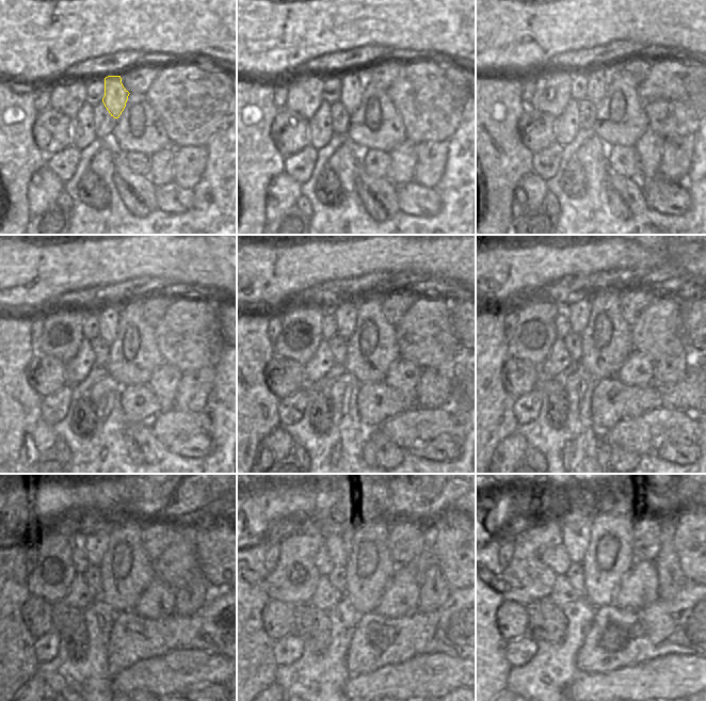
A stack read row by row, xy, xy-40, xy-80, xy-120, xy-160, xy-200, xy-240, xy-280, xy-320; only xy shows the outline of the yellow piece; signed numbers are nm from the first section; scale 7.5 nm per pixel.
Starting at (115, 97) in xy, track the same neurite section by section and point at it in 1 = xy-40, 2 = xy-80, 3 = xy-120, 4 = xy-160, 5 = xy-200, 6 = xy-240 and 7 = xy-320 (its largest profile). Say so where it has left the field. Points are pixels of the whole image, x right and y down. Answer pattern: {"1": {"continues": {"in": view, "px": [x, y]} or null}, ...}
{"1": {"continues": {"in": "xy-40", "px": [352, 83]}}, "2": {"continues": {"in": "xy-80", "px": [591, 85]}}, "3": {"continues": {"in": "xy-120", "px": [108, 317]}}, "4": {"continues": {"in": "xy-160", "px": [345, 313]}}, "5": {"continues": {"in": "xy-200", "px": [578, 309]}}, "6": {"continues": {"in": "xy-240", "px": [94, 539]}}, "7": {"continues": {"in": "xy-320", "px": [575, 524]}}}

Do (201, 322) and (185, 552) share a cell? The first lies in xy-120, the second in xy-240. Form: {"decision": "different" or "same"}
{"decision": "same"}

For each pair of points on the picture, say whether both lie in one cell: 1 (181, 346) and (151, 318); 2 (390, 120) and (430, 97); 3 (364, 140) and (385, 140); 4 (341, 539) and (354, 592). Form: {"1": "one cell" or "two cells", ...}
{"1": "two cells", "2": "two cells", "3": "one cell", "4": "two cells"}

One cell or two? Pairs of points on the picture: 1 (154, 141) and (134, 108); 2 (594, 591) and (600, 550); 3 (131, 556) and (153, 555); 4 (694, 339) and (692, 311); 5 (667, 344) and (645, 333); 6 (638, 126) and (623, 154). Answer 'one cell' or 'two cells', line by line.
1: one cell
2: one cell
3: two cells
4: one cell
5: one cell
6: two cells

